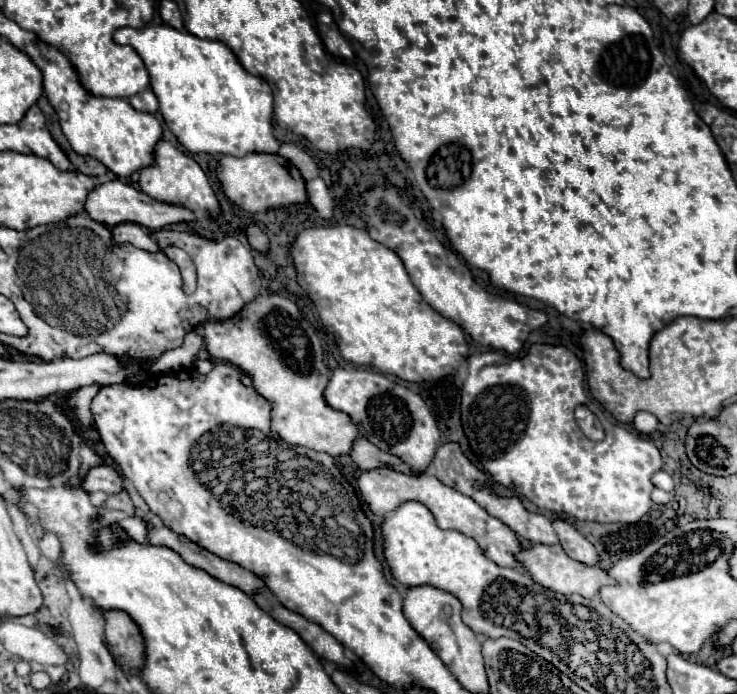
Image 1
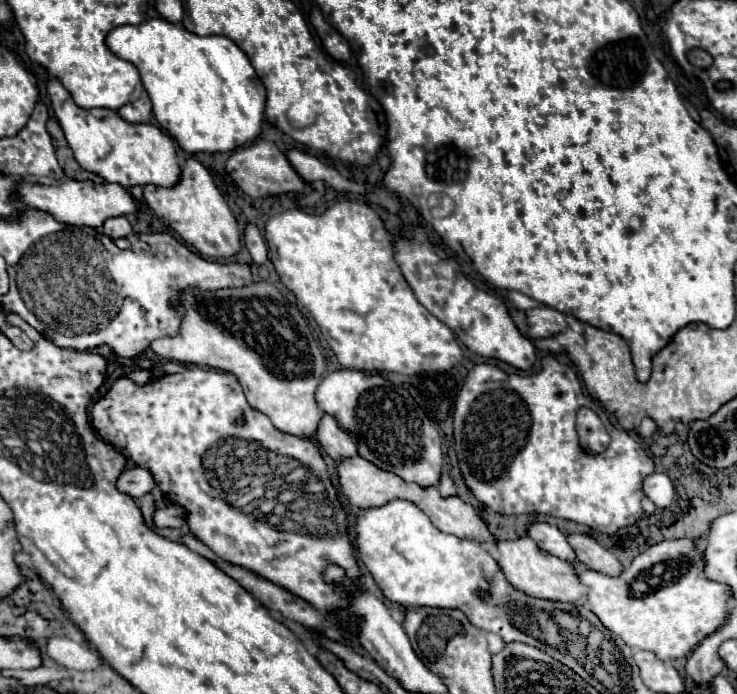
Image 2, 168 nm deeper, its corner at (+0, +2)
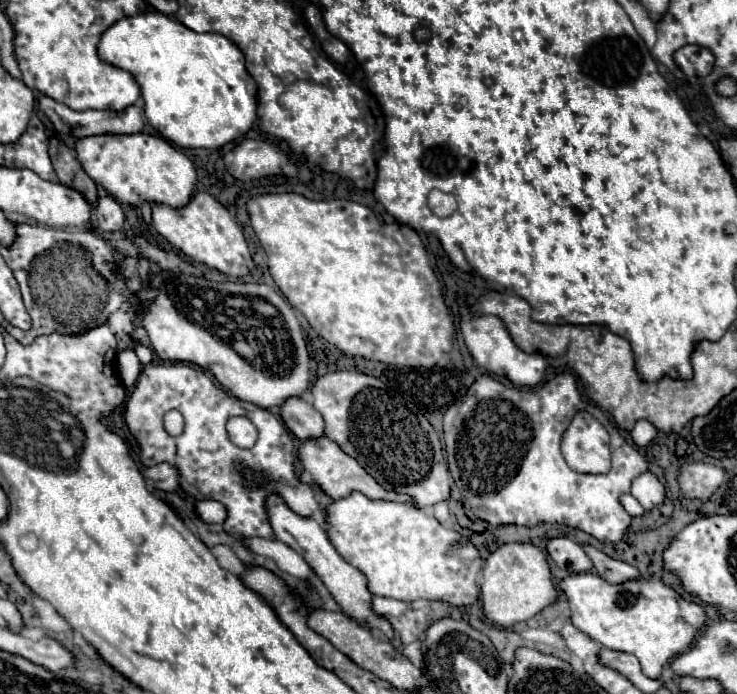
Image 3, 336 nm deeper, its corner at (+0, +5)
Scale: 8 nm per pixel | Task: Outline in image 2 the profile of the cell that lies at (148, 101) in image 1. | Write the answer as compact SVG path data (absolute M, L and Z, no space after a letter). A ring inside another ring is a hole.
M143 92L137 102L129 102L123 108L119 108L119 114L129 122L149 122L151 114L153 114L149 96Z

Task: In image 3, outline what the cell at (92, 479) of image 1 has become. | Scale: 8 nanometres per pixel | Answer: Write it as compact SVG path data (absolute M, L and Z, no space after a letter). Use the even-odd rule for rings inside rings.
M159 463L155 467L147 467L147 469L143 469L143 475L153 479L155 489L163 489L163 491L177 491L179 489L177 469L169 463Z

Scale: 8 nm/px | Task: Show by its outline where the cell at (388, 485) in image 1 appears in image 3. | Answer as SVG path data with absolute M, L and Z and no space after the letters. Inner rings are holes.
M327 437L303 441L301 447L299 447L299 463L311 475L313 483L323 493L327 493L333 499L341 499L341 497L345 497L345 495L349 495L353 491L361 491L369 499L385 499L385 501L411 503L411 497L407 497L407 495L401 495L401 493L395 493L395 491L385 491L379 483L375 483L375 479L369 473L365 473L365 469L355 459L345 455L341 451L341 447L337 443L333 443L331 439L327 439Z

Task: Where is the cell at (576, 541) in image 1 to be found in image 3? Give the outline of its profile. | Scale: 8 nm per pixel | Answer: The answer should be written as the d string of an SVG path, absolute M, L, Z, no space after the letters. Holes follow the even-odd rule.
M585 545L583 549L585 549L587 557L593 561L595 571L597 571L605 581L609 581L609 583L613 583L613 585L619 585L619 583L625 583L625 581L629 581L629 579L643 579L641 573L639 573L633 565L623 563L623 561L617 561L617 559L611 559L611 557L607 557L603 551L599 551L599 549L591 547L591 545Z

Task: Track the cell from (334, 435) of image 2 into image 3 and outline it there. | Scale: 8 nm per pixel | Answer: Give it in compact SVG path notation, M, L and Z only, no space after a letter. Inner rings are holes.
M289 397L289 399L285 399L285 403L281 407L273 409L273 411L279 413L279 417L285 423L285 427L299 441L323 435L323 427L325 427L323 417L303 397Z

